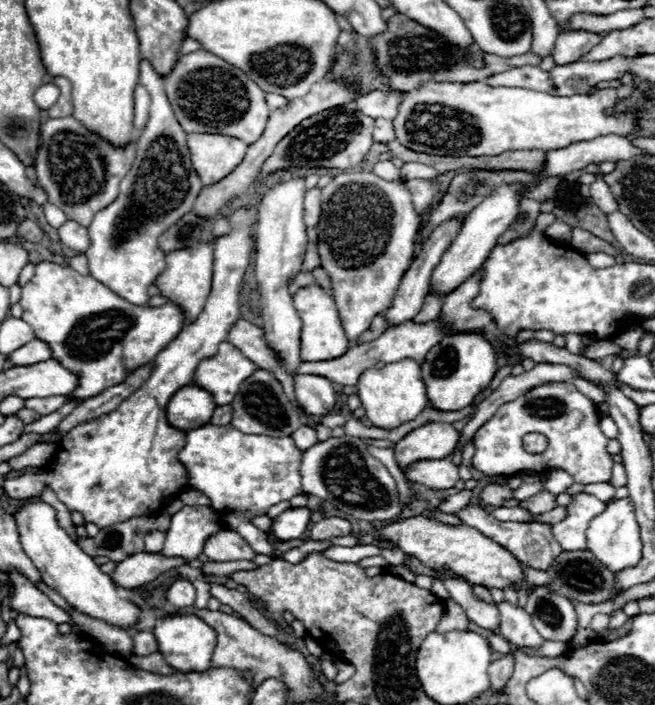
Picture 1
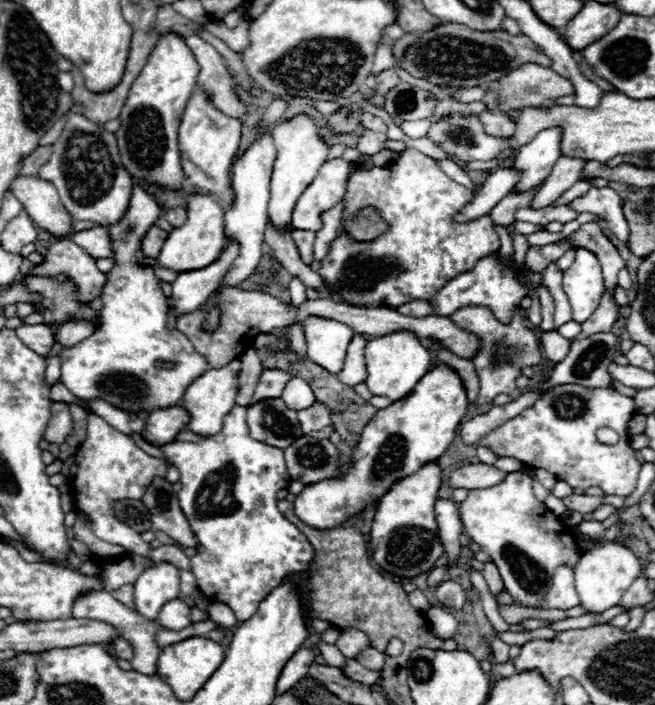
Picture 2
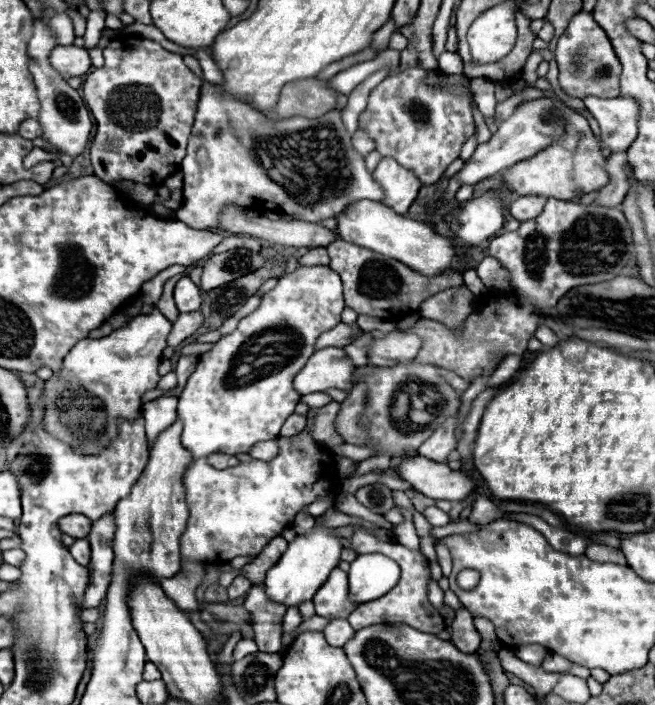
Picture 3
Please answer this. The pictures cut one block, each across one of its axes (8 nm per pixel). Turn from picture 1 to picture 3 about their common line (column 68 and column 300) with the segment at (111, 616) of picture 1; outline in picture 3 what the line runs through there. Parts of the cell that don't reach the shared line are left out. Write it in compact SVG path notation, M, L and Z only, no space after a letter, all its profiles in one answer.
M314 526L314 530L308 536L298 536L294 542L288 544L288 550L266 574L264 584L268 598L272 602L284 604L286 608L300 606L302 602L312 600L316 590L324 584L324 580L328 580L328 574L338 566L340 550L340 538L332 532L332 528Z

